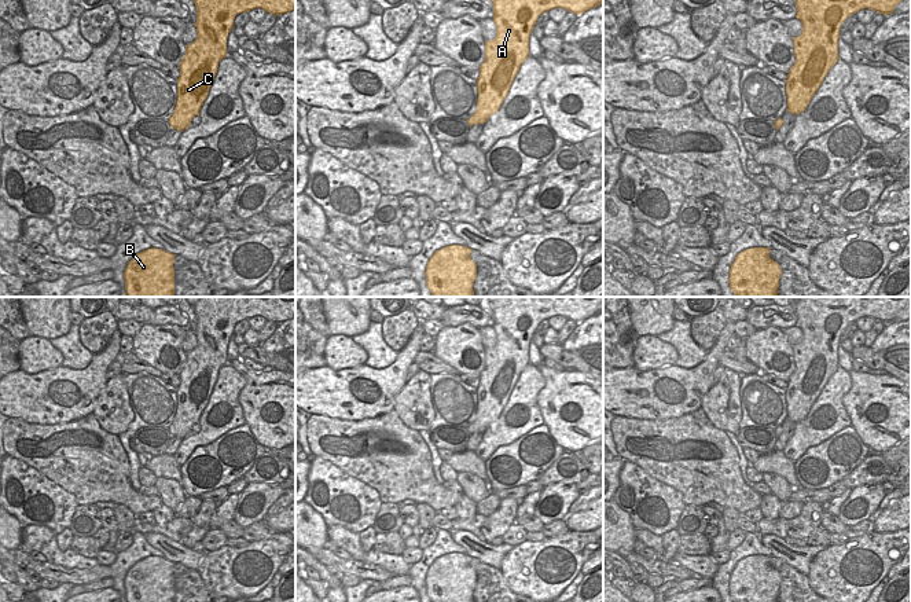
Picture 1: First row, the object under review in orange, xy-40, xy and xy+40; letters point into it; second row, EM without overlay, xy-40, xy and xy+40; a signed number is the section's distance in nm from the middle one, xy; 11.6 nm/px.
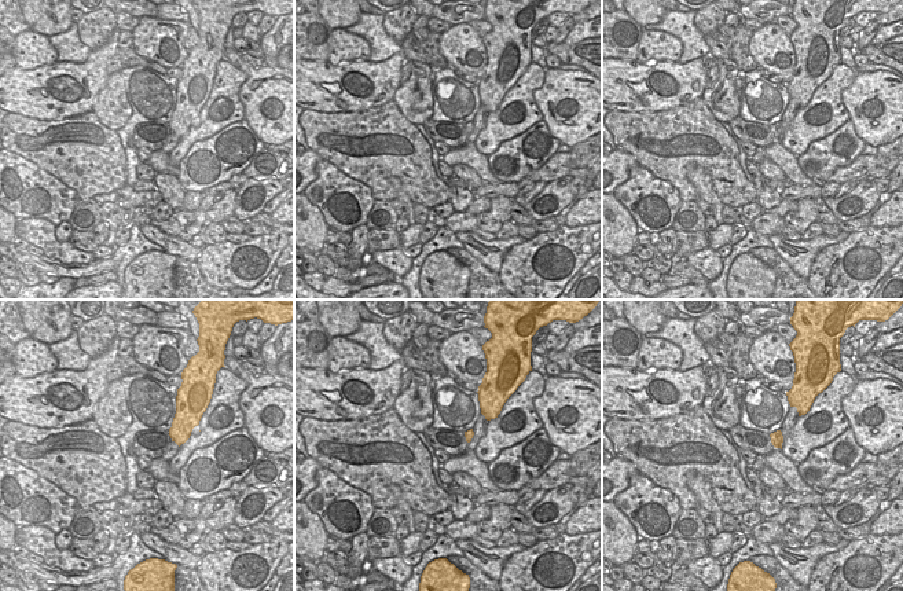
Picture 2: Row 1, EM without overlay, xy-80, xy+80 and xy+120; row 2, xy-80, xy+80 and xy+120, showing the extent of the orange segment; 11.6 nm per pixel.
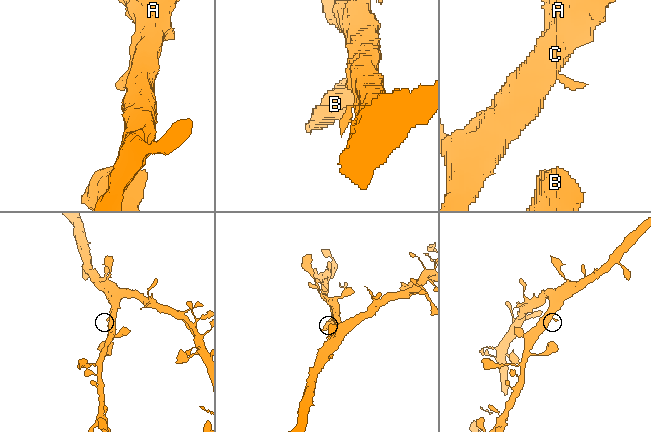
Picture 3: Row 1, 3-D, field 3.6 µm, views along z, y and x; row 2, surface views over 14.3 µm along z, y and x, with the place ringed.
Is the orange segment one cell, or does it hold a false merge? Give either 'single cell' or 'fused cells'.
single cell

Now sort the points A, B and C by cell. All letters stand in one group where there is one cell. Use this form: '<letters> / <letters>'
A B C

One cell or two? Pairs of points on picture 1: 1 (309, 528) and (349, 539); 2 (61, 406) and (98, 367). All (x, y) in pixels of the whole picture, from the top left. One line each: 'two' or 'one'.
1: two
2: one

